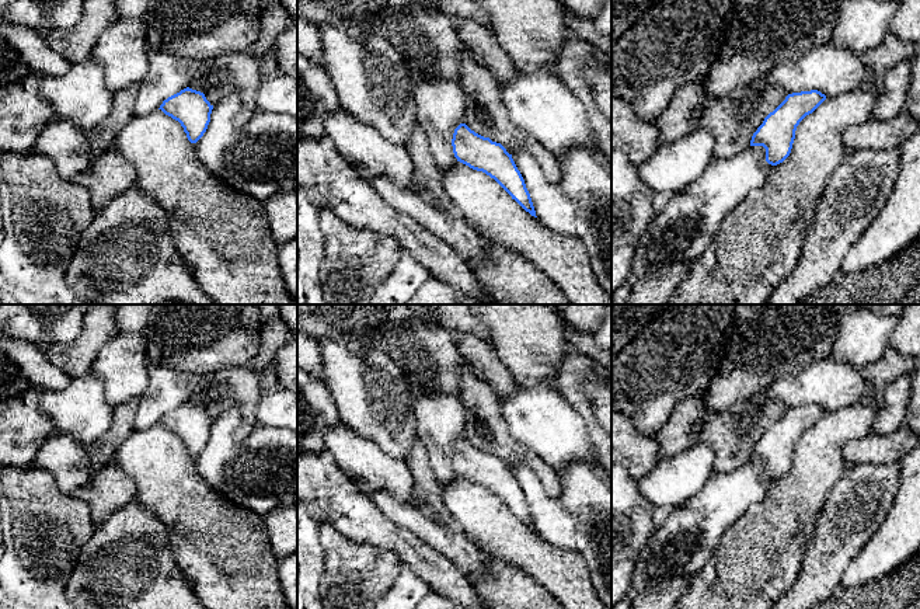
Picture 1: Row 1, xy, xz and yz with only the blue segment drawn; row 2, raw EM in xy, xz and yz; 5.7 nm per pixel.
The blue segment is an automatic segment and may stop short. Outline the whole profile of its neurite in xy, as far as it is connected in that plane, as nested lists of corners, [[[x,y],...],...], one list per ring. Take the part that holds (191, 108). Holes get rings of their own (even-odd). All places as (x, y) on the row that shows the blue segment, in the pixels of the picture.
[[[187,87],[164,100],[158,109],[178,121],[188,140],[196,143],[208,129],[213,105],[203,93]]]

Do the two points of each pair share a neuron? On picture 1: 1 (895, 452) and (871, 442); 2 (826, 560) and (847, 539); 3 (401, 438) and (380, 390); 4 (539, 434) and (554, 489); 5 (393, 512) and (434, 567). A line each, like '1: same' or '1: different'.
1: same
2: same
3: same
4: different
5: different

